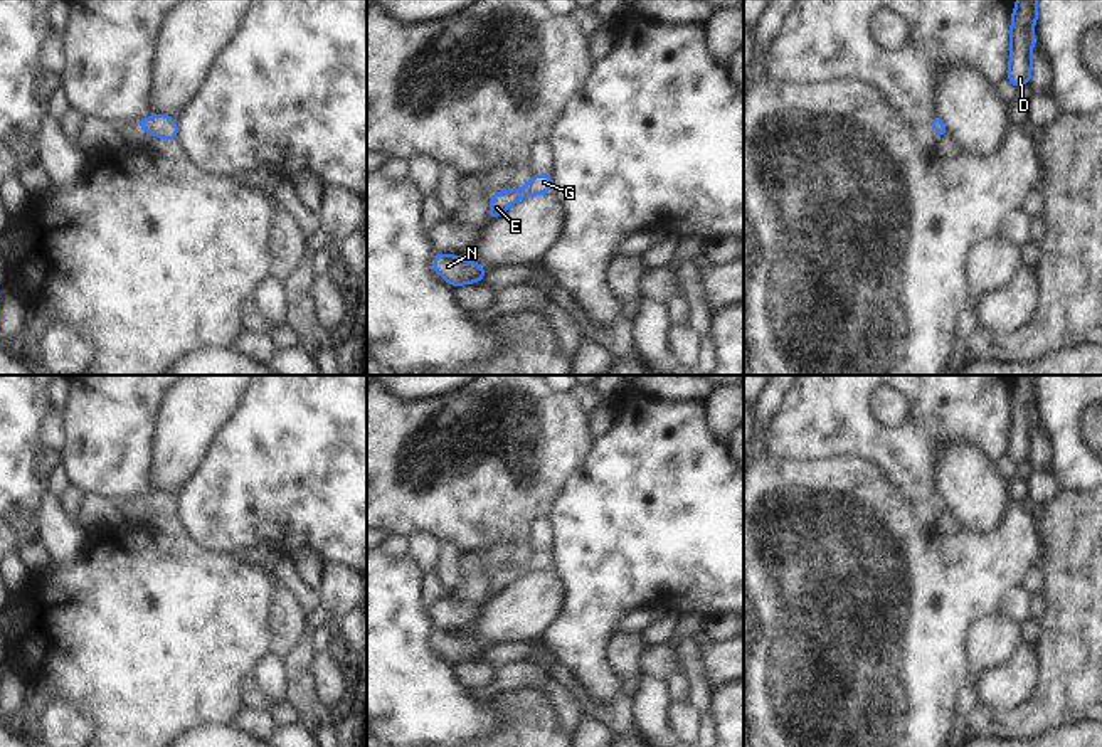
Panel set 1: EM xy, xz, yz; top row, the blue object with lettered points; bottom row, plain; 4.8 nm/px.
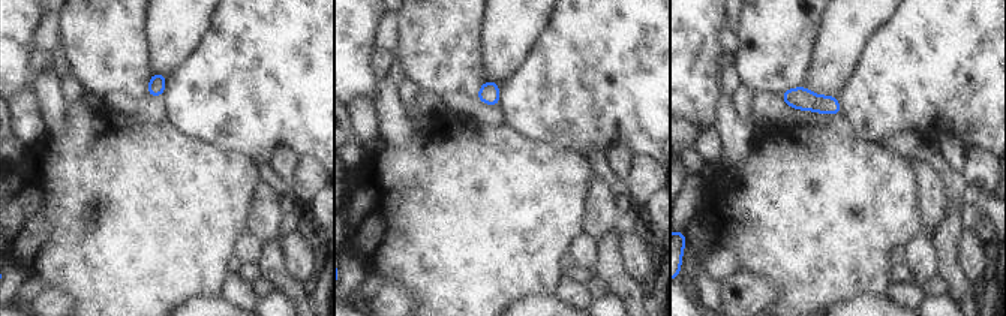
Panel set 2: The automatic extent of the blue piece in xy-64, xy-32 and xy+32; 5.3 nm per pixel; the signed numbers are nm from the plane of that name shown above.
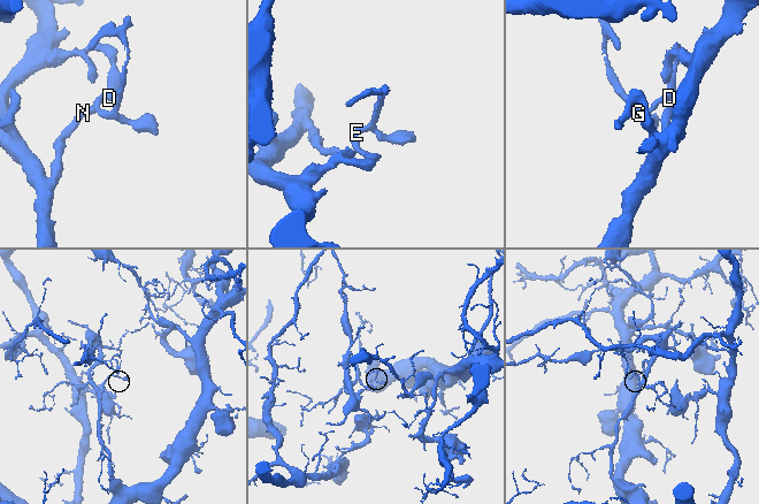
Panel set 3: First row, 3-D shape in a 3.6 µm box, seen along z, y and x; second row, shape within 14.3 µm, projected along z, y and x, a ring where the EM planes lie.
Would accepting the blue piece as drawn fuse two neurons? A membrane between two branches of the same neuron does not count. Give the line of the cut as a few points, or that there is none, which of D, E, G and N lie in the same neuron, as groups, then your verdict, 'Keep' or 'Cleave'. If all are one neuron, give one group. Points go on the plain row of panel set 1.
No split. Groups: D E G N. Keep.

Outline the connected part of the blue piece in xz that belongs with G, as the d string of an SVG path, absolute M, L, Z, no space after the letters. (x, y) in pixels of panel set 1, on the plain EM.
M533 552L525 565L511 565L508 569L495 569L490 577L488 599L495 597L500 591L503 591L515 579L527 575L528 572L543 572L554 569L552 567L552 552Z

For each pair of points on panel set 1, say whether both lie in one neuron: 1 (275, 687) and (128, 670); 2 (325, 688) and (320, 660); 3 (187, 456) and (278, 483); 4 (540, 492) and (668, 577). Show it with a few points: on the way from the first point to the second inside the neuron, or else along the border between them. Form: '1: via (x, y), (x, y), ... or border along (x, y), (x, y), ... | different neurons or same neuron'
1: border along (270, 651), (251, 672) | different neurons
2: via (325, 682), (323, 667) | same neuron
3: border along (224, 426), (199, 468), (179, 492) | different neurons
4: border along (576, 468), (547, 515) | different neurons

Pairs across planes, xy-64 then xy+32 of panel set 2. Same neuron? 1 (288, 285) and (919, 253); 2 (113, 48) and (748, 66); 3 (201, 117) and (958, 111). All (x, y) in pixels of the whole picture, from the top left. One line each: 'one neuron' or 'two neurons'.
1: two neurons
2: one neuron
3: one neuron

